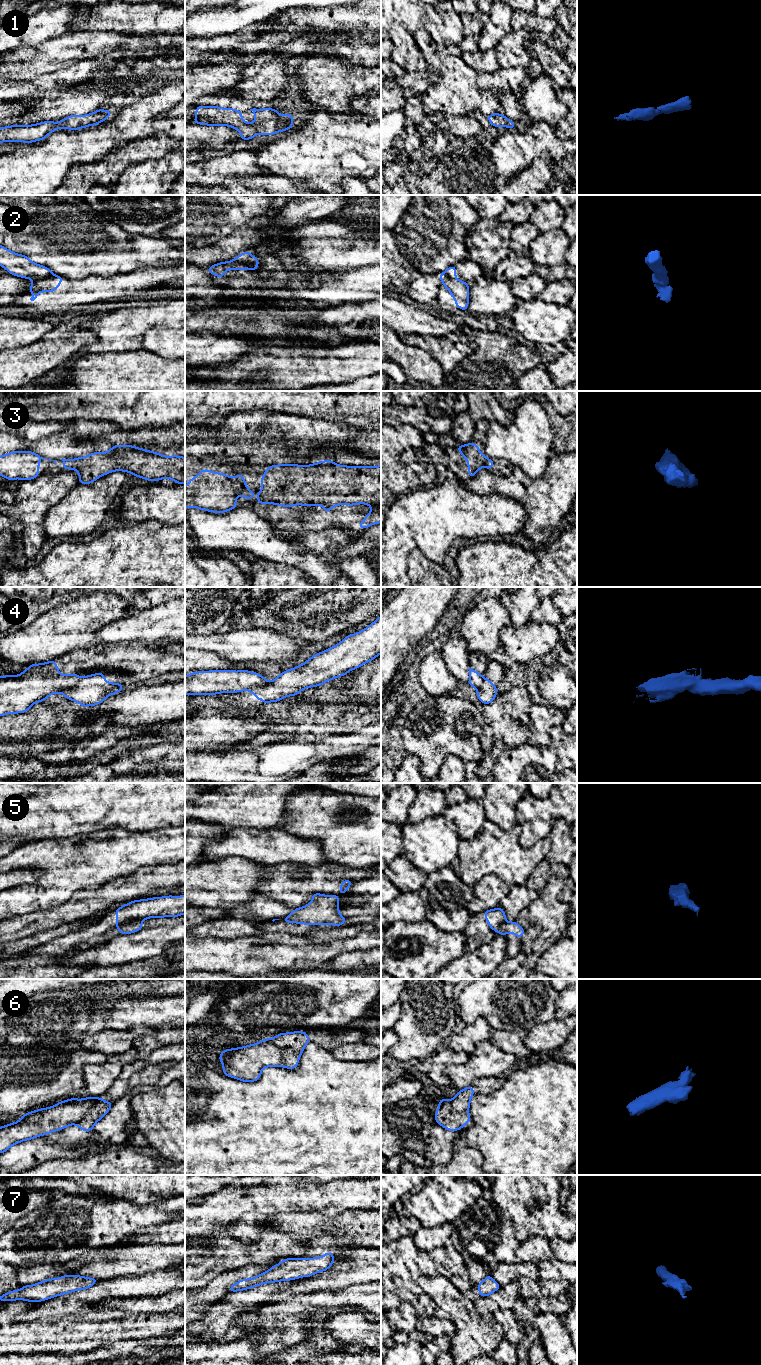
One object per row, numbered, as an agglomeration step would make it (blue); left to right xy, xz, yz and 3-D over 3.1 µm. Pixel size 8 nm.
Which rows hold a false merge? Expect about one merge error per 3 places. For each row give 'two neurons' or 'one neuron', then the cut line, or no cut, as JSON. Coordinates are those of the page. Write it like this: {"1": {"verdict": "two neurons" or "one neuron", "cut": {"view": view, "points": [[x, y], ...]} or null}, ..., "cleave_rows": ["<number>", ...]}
{"1": {"verdict": "one neuron", "cut": null}, "2": {"verdict": "two neurons", "cut": {"view": "xy", "points": [[53, 274], [34, 280]]}}, "3": {"verdict": "one neuron", "cut": null}, "4": {"verdict": "two neurons", "cut": {"view": "xy", "points": [[80, 677], [77, 682], [60, 692]]}}, "5": {"verdict": "two neurons", "cut": {"view": "xy", "points": [[141, 920], [131, 920], [117, 928]]}}, "6": {"verdict": "two neurons", "cut": {"view": "xy", "points": [[98, 1098], [75, 1123]]}}, "7": {"verdict": "one neuron", "cut": null}, "cleave_rows": ["2", "4", "5", "6"]}

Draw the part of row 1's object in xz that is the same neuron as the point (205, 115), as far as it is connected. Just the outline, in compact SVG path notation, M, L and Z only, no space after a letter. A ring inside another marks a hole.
M197 106L194 124L218 126L225 125L240 132L240 138L249 140L257 134L273 135L293 127L293 114L284 114L272 108L250 109L256 118L253 123L242 119L242 112L233 108L218 106Z

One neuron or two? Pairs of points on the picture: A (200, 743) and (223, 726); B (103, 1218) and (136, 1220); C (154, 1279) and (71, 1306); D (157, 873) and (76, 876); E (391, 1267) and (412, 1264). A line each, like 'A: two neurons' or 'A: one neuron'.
A: one neuron
B: one neuron
C: one neuron
D: two neurons
E: one neuron

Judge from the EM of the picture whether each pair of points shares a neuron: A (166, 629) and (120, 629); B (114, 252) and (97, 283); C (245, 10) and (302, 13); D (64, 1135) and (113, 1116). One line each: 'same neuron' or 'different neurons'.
A: same neuron
B: different neurons
C: different neurons
D: different neurons

